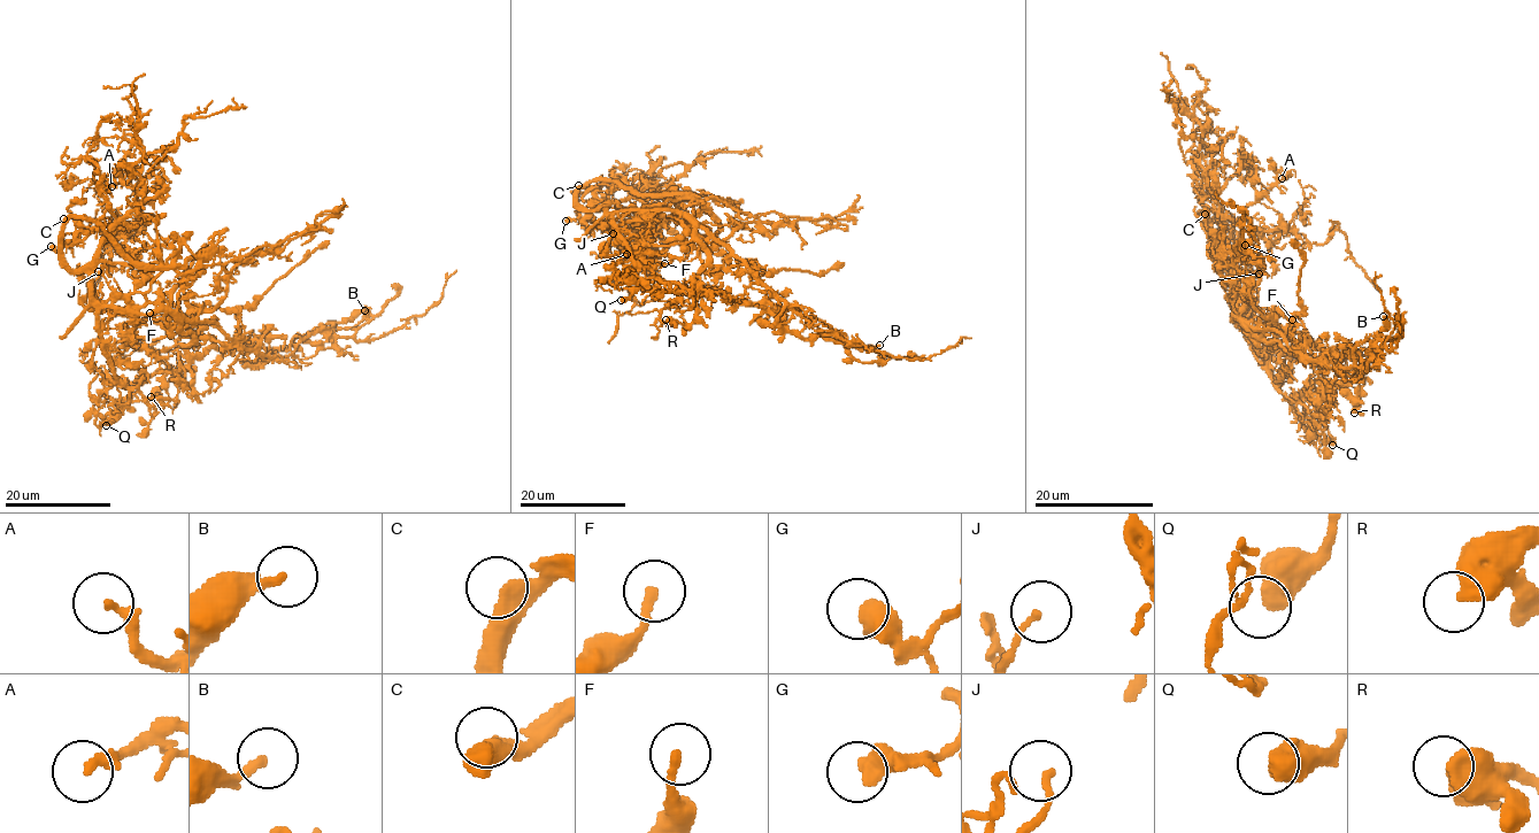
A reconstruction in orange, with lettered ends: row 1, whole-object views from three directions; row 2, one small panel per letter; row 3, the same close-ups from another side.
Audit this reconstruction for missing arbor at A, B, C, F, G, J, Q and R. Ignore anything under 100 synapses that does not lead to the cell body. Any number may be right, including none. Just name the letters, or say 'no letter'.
no letter

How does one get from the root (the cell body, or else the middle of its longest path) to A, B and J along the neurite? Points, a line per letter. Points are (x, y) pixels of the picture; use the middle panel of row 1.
A: (703, 228), (667, 208), (653, 211), (638, 229), (645, 214), (655, 217), (649, 251), (643, 261), (626, 254)
B: (703, 228), (795, 311), (807, 318), (820, 319), (849, 346), (879, 345)
J: (703, 228), (670, 210), (626, 210), (605, 225), (613, 233)

